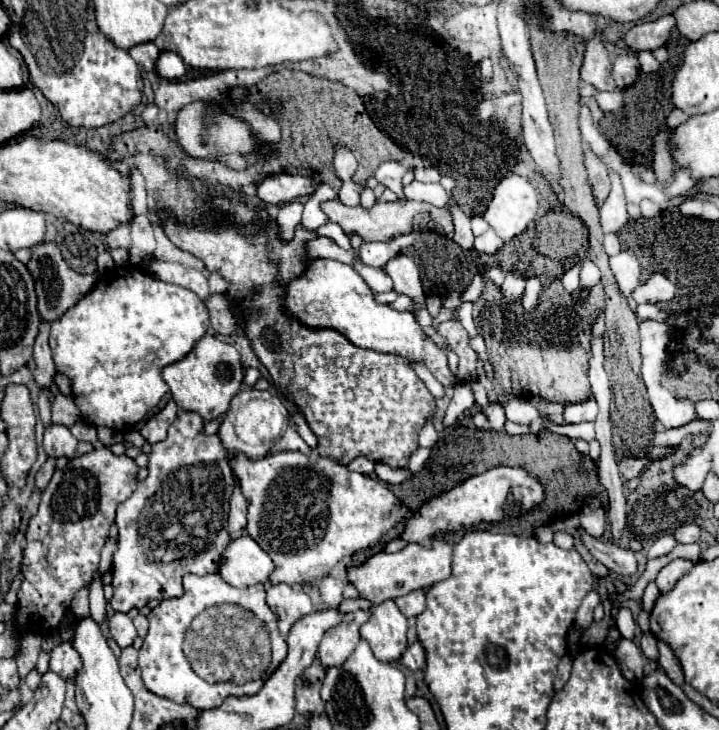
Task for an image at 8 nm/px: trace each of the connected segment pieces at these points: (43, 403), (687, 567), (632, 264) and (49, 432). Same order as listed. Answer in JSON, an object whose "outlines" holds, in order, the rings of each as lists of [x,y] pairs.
{"outlines":[[[[41,387],[41,391],[39,391],[37,407],[39,407],[41,421],[43,421],[43,425],[47,427],[47,423],[51,423],[51,401],[49,401],[49,391],[47,391],[45,387]]],[[[673,559],[671,563],[667,563],[667,565],[657,573],[657,579],[655,579],[659,591],[661,591],[661,593],[671,591],[671,589],[675,587],[675,583],[677,583],[685,573],[691,571],[691,567],[693,567],[693,561],[689,561],[689,559]]],[[[621,251],[621,253],[617,253],[617,255],[611,257],[611,269],[613,269],[615,279],[617,279],[617,283],[619,283],[619,289],[621,289],[623,295],[627,297],[629,307],[631,307],[631,311],[633,311],[635,317],[637,317],[637,301],[633,299],[633,291],[635,291],[635,287],[641,283],[641,281],[639,281],[641,267],[639,267],[637,257],[635,257],[631,251]]],[[[51,423],[45,429],[43,447],[45,447],[45,451],[47,451],[49,457],[75,457],[77,455],[75,453],[77,439],[69,431],[69,427],[57,425],[57,423]]]]}

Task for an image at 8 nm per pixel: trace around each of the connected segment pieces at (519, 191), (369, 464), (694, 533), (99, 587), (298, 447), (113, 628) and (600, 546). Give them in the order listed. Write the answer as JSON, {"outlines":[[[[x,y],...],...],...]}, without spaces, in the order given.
{"outlines":[[[[519,175],[505,177],[493,191],[493,199],[487,205],[485,221],[495,233],[509,241],[523,233],[539,213],[539,193],[531,183]]],[[[357,457],[357,459],[353,459],[353,461],[349,463],[349,467],[351,467],[351,471],[359,471],[359,473],[369,475],[369,473],[373,473],[373,469],[375,469],[375,461],[371,461],[371,459],[367,459],[367,457]]],[[[687,523],[675,531],[675,537],[679,543],[695,543],[695,541],[699,541],[699,533],[701,533],[699,525]]],[[[95,579],[91,585],[89,585],[89,603],[91,603],[91,617],[95,623],[101,623],[107,615],[105,607],[107,607],[107,601],[103,597],[103,581],[101,579]]],[[[289,423],[287,431],[283,433],[283,437],[281,437],[273,447],[271,447],[271,453],[279,453],[279,451],[299,451],[299,453],[309,455],[311,449],[309,449],[307,443],[301,439],[301,435],[297,433],[295,425]]],[[[115,613],[111,619],[109,619],[109,633],[111,637],[115,639],[115,643],[125,649],[133,643],[133,639],[137,637],[137,631],[133,627],[133,621],[127,613]]],[[[579,527],[577,529],[583,545],[591,551],[591,555],[609,571],[615,571],[619,575],[635,575],[637,573],[637,560],[635,555],[629,551],[629,549],[621,549],[617,543],[611,543],[611,541],[601,541],[601,539],[593,539],[589,537],[589,533]]]]}

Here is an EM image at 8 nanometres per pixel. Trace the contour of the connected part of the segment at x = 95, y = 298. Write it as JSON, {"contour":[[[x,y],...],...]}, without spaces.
{"contour":[[[127,265],[127,269],[115,267],[113,271],[101,275],[97,285],[83,299],[79,299],[77,305],[51,323],[49,347],[57,371],[67,375],[71,381],[73,401],[83,419],[95,427],[123,431],[139,423],[169,391],[161,377],[161,369],[183,359],[207,331],[207,307],[193,291],[165,283],[149,273],[137,271],[133,265]]]}

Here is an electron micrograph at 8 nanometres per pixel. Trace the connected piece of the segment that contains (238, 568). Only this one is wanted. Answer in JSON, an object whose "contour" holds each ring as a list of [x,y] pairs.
{"contour":[[[241,535],[229,543],[219,575],[223,575],[223,579],[233,587],[247,587],[267,583],[273,569],[273,559],[249,535]]]}

